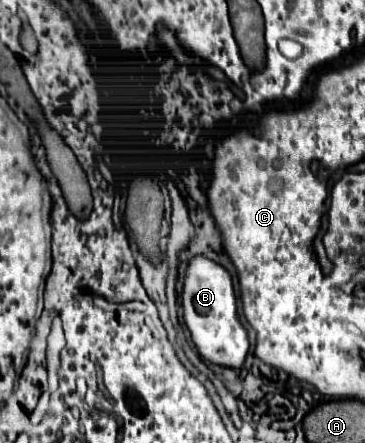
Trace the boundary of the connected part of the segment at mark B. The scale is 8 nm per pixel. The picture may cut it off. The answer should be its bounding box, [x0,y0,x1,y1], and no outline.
[181,255,249,369]

